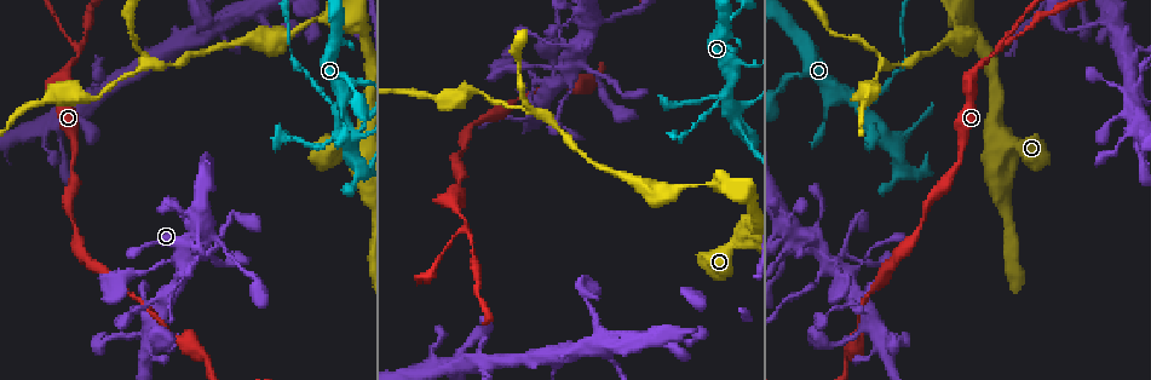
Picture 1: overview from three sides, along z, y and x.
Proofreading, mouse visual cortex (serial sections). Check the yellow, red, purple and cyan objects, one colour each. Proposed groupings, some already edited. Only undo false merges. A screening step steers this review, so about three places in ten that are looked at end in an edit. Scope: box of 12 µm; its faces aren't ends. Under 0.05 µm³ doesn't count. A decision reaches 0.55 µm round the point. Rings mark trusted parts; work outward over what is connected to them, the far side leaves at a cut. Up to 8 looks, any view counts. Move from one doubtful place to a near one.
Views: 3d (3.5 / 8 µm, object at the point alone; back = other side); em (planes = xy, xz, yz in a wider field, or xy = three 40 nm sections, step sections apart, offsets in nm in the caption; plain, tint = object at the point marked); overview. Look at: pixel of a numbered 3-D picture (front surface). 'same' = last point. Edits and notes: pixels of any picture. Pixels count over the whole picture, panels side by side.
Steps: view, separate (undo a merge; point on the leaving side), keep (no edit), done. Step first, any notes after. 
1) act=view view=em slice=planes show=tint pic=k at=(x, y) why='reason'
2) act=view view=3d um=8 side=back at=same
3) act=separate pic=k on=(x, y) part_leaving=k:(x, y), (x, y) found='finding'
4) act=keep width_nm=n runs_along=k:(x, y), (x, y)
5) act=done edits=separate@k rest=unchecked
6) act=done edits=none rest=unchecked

act=view view=3d um=3.5 pic=1 at=(728, 93) why='three arms meet'

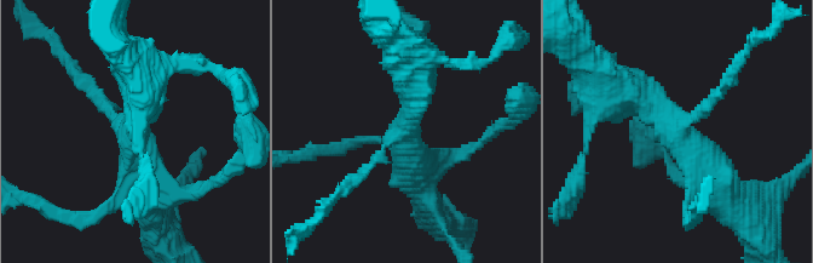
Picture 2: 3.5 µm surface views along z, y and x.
act=view view=em slice=planes show=plain pic=2 at=(410, 129) arms=3 arm_widths_nm=100,450,500

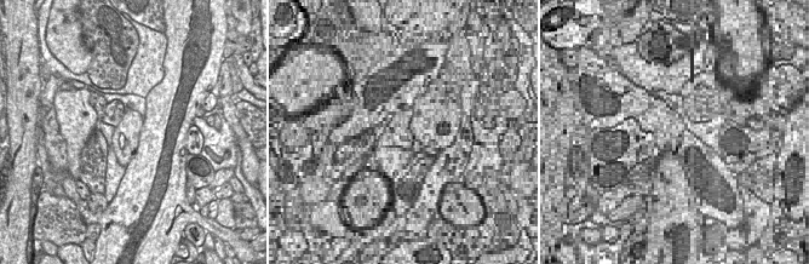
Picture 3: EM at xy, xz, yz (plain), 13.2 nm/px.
act=view view=em slice=planes show=tint at=same why='with the object marked'

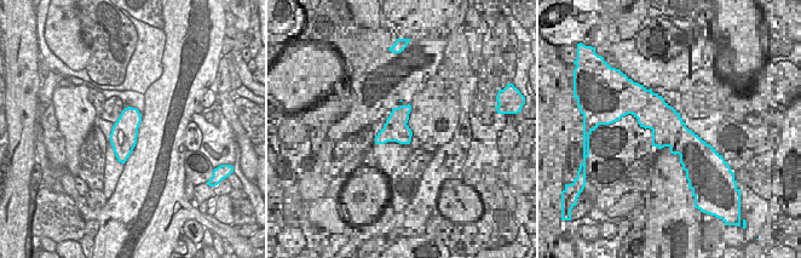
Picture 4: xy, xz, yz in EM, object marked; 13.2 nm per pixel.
act=separate pic=2 on=(92, 87) part_leaving=2:(114, 116), (51, 38) found='a second cell is stuck on'

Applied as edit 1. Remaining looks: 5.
act=view view=3d um=3.5 side=back pic=1 at=(956, 18)

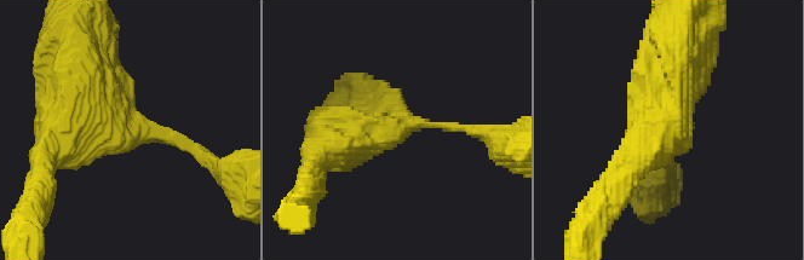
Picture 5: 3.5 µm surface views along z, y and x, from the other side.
act=view view=em slice=xy step=5 show=tint pic=5 at=(125, 129) arm_widths_nm=100,600

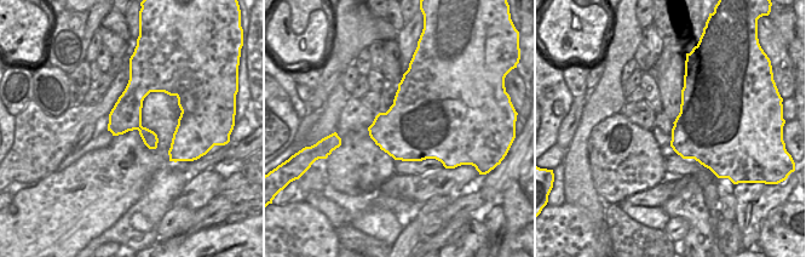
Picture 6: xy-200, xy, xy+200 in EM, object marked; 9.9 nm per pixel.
act=keep width_nm=700 runs_along=5:(322, 155), (401, 123), (471, 130) found='all the same cell'

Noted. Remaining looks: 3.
act=view view=3d um=3.5 pic=1 at=(146, 62) why='three arms meet'

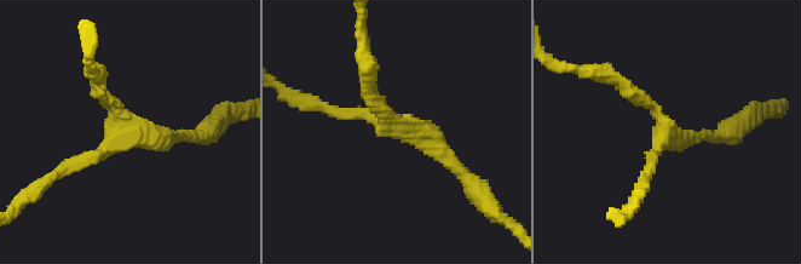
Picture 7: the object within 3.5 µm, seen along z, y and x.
act=view view=em slice=planes show=tint pic=7 at=(663, 133)

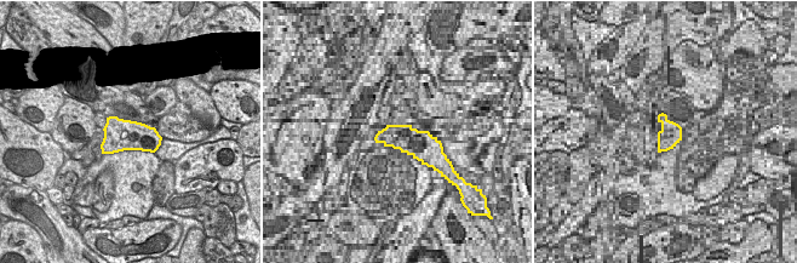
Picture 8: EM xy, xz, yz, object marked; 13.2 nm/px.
act=keep arm_widths_nm=150,200,200 runs_along=7:(461, 172), (405, 125), (330, 113) found='continuous, no second cell'

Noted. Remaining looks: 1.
act=done edits=separate@2 rest=unchecked

